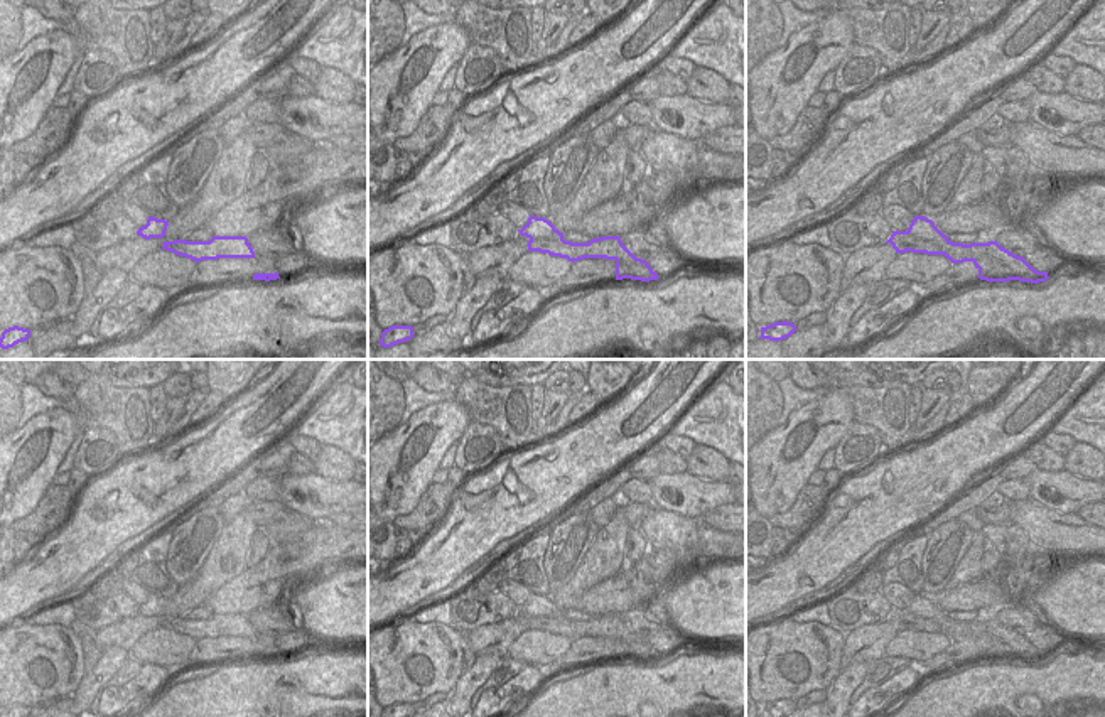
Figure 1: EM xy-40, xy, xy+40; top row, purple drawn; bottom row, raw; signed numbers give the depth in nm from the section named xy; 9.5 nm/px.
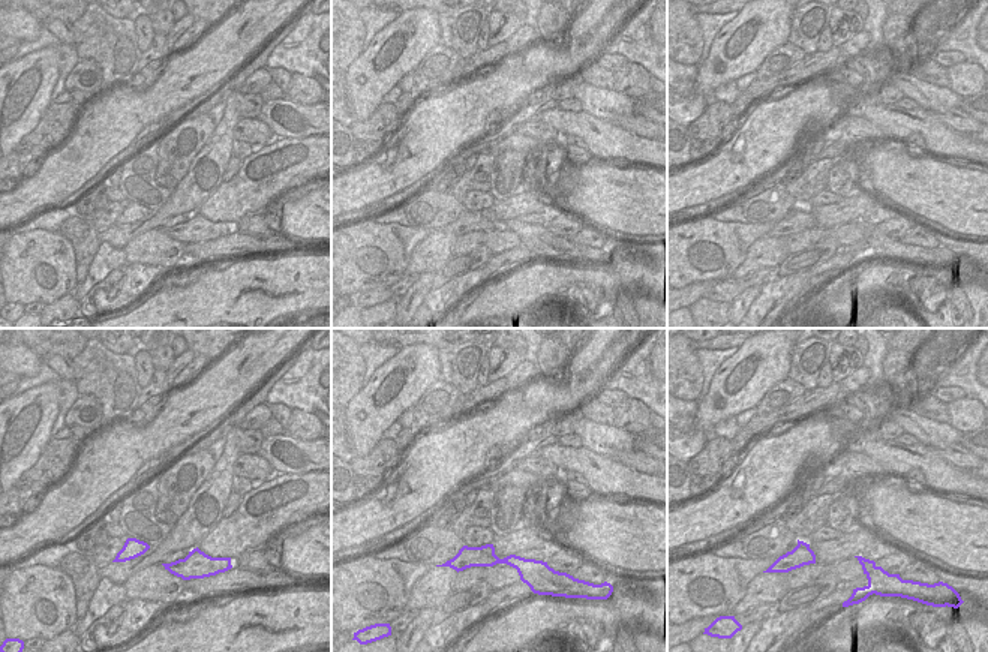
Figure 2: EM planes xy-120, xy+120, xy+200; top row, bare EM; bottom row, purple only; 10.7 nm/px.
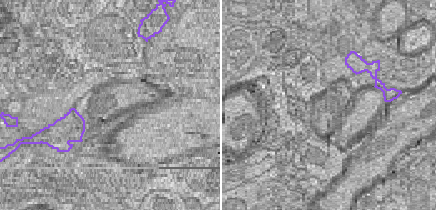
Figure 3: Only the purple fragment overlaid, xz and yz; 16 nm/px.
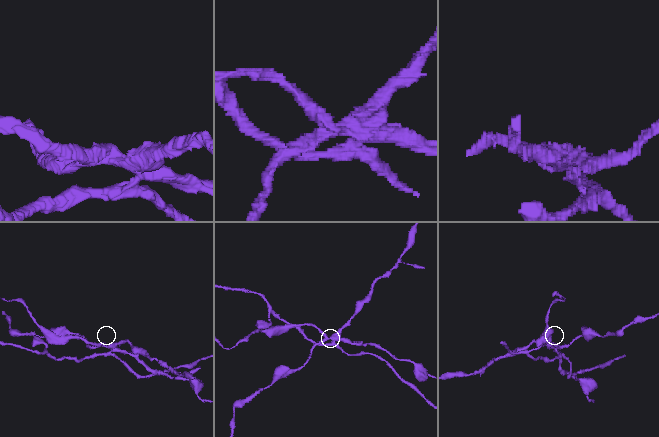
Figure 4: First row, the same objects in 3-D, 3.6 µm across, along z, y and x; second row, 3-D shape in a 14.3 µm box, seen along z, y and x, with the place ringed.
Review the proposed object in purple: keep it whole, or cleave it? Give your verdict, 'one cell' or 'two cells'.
two cells

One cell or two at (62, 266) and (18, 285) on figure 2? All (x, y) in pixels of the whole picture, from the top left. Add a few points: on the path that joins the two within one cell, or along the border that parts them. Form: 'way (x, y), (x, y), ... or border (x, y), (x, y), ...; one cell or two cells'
way (50, 263), (39, 260), (30, 273); one cell

